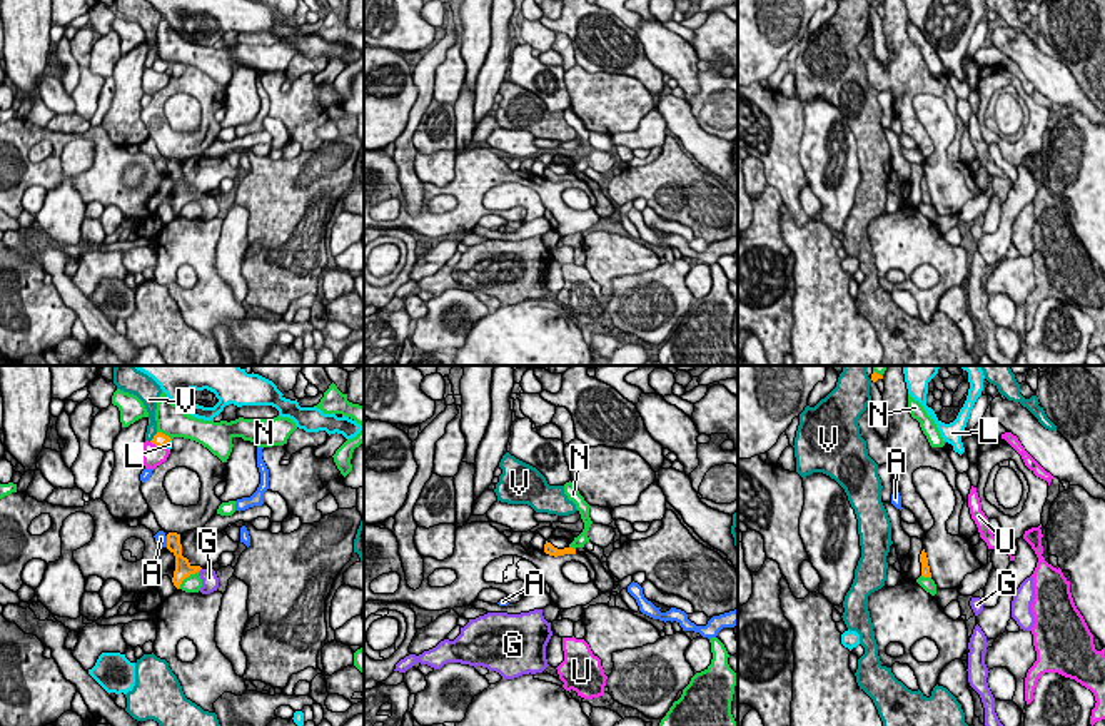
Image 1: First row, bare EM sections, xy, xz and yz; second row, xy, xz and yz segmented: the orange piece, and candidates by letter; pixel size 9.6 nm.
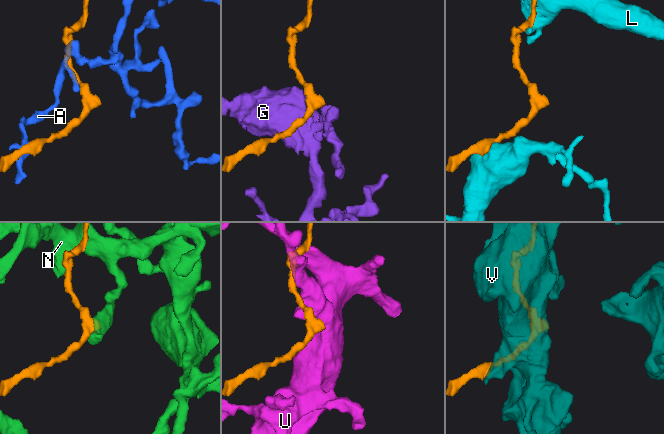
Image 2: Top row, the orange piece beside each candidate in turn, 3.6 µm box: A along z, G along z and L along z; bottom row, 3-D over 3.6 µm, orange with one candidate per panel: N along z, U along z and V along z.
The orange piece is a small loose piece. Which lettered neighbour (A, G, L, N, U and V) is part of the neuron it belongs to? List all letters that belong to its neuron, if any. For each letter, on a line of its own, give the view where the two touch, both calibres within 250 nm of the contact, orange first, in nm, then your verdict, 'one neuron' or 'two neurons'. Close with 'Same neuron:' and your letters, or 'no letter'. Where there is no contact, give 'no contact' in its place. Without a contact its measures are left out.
A: meets orange in xy; 130 nm thick on the orange side, 120 nm on the other; two neurons
G: meets orange in xy; 160 nm thick on the orange side, 160 nm on the other; one neuron
L: meets orange in xy; 130 nm thick on the orange side, 60 nm on the other; two neurons
N: meets orange in xy; 160 nm thick on the orange side, 160 nm on the other; two neurons
U: meets orange in xy; 130 nm thick on the orange side, 200 nm on the other; two neurons
V: meets orange in xy; 130 nm thick on the orange side, 100 nm on the other; two neurons
Same neuron: G

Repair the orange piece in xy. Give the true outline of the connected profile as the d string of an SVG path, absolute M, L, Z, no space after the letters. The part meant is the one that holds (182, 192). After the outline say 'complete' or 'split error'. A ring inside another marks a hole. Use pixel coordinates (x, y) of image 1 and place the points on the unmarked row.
M177 159L167 160L167 175L175 182L175 197L174 197L172 209L179 215L185 204L199 199L202 194L192 192L189 185L182 182L180 160Z; complete

